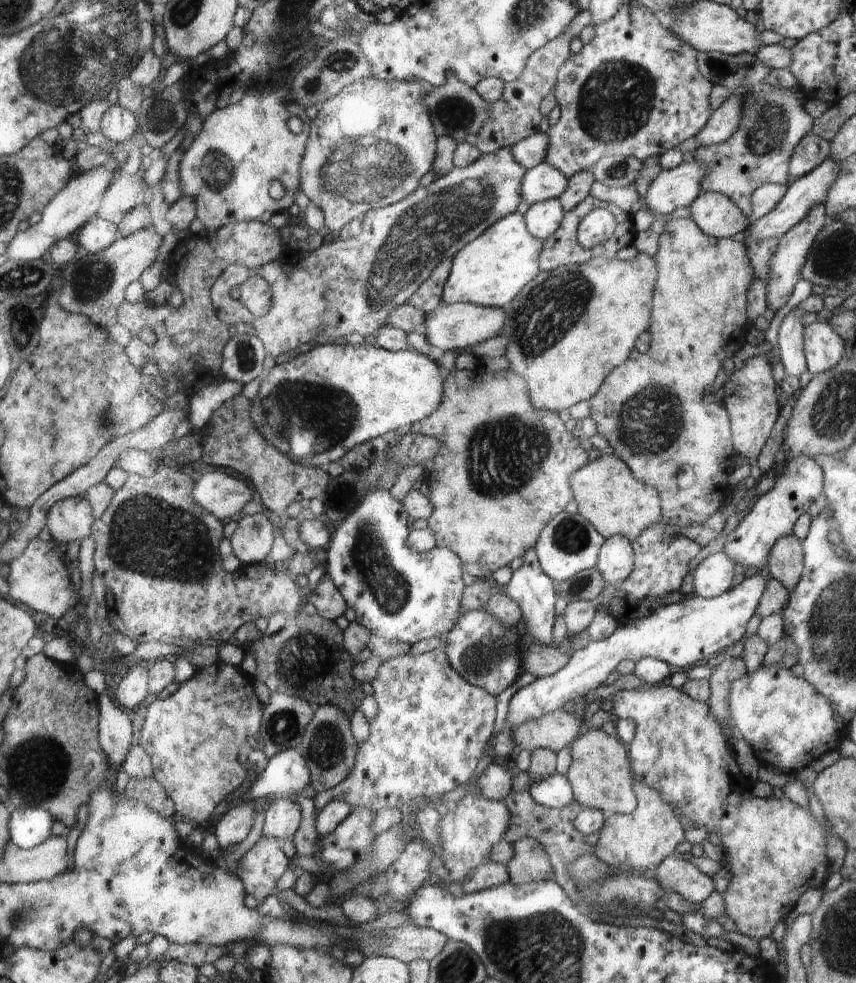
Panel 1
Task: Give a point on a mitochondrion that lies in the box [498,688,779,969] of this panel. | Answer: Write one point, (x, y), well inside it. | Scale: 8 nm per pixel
(622, 902)

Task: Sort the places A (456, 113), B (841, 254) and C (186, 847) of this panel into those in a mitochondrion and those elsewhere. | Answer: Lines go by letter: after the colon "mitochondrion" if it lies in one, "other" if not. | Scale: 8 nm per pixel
A: mitochondrion
B: mitochondrion
C: other

